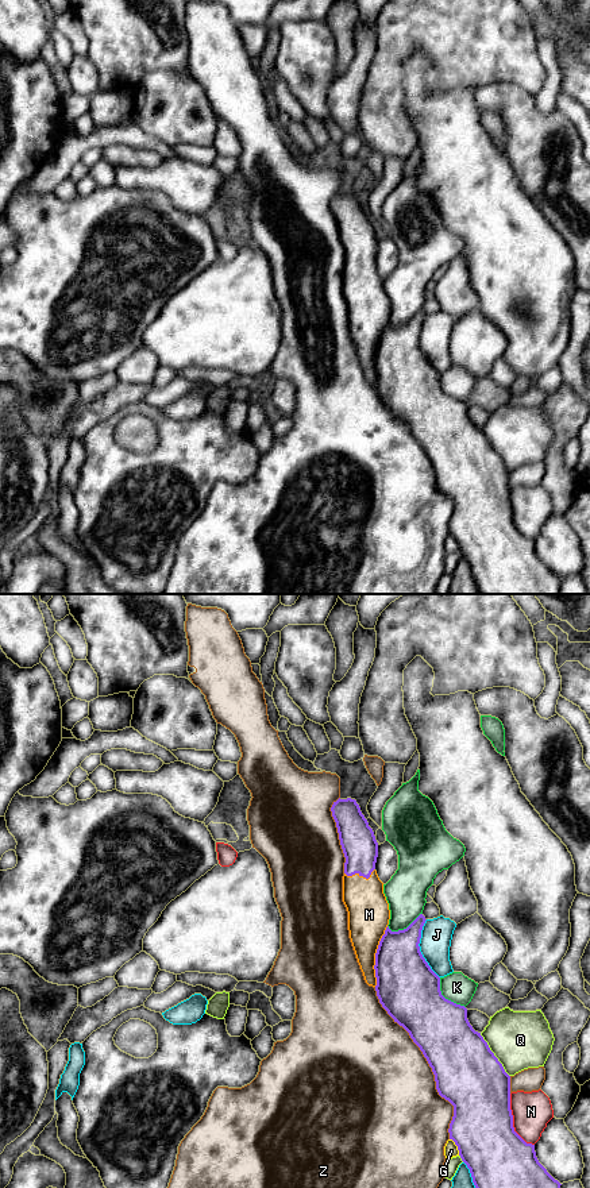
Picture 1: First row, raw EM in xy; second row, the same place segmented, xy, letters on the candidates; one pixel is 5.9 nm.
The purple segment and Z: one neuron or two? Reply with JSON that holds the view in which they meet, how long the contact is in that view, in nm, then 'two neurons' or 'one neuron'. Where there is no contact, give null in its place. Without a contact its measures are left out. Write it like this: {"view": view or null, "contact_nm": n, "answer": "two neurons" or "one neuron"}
{"view": "xy", "contact_nm": 1000, "answer": "two neurons"}

